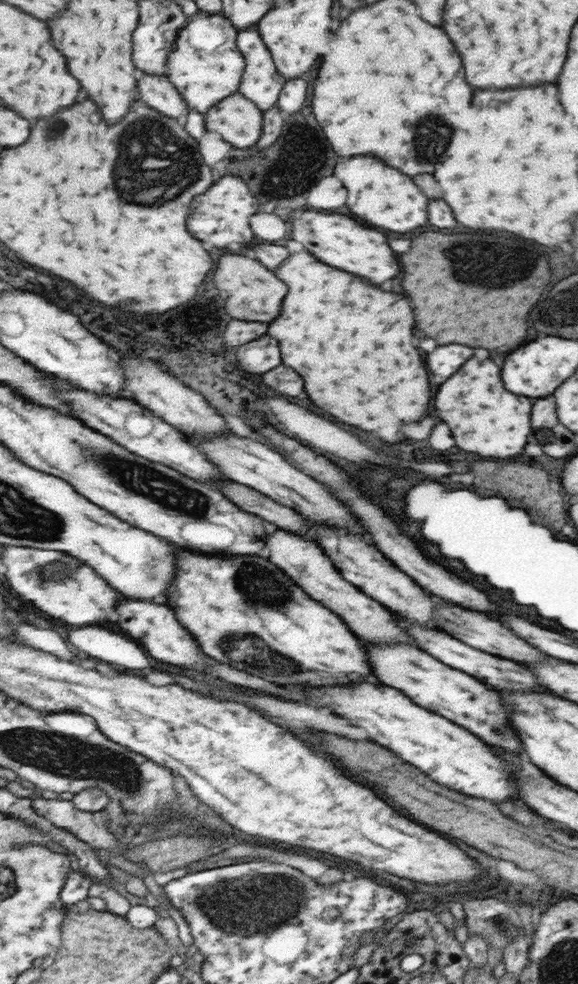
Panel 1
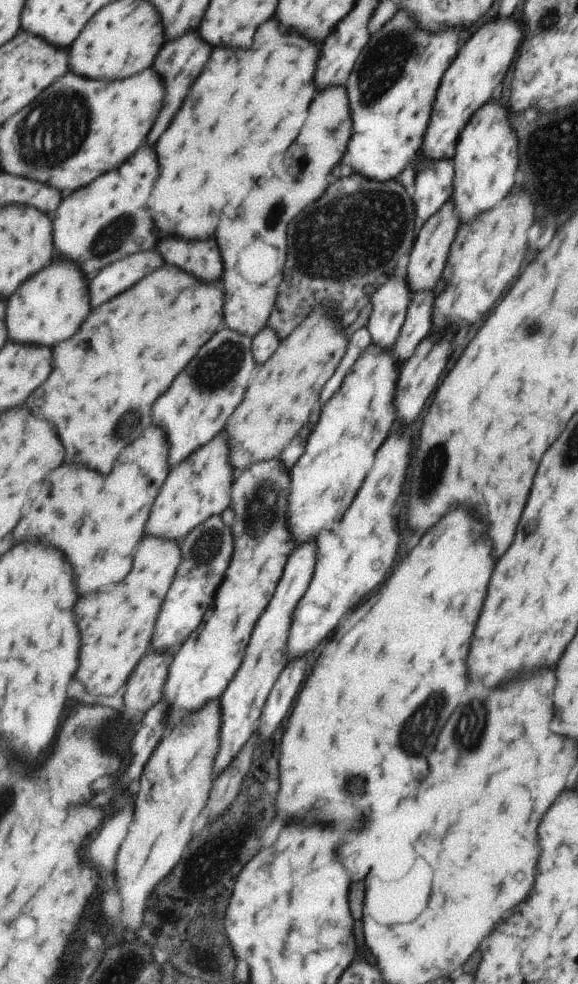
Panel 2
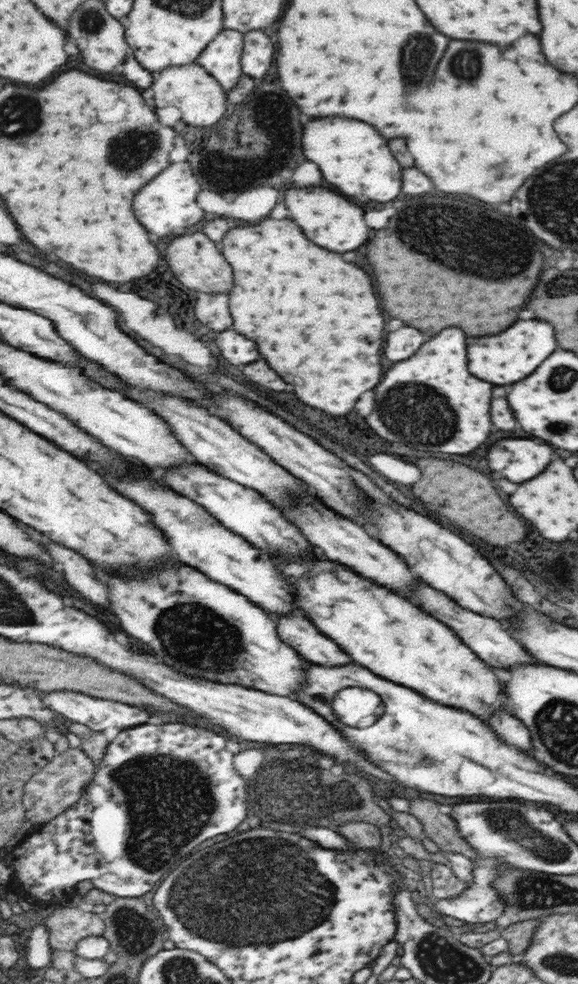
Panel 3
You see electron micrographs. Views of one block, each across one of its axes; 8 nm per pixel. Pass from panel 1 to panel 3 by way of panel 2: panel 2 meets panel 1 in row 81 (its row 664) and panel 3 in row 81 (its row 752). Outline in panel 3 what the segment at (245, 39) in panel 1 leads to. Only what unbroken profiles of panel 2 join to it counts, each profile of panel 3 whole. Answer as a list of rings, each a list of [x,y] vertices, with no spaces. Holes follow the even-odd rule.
[[[223,30],[203,52],[203,56],[197,60],[211,76],[215,76],[225,90],[231,90],[237,86],[243,72],[243,54],[245,54],[245,32],[237,30]]]

